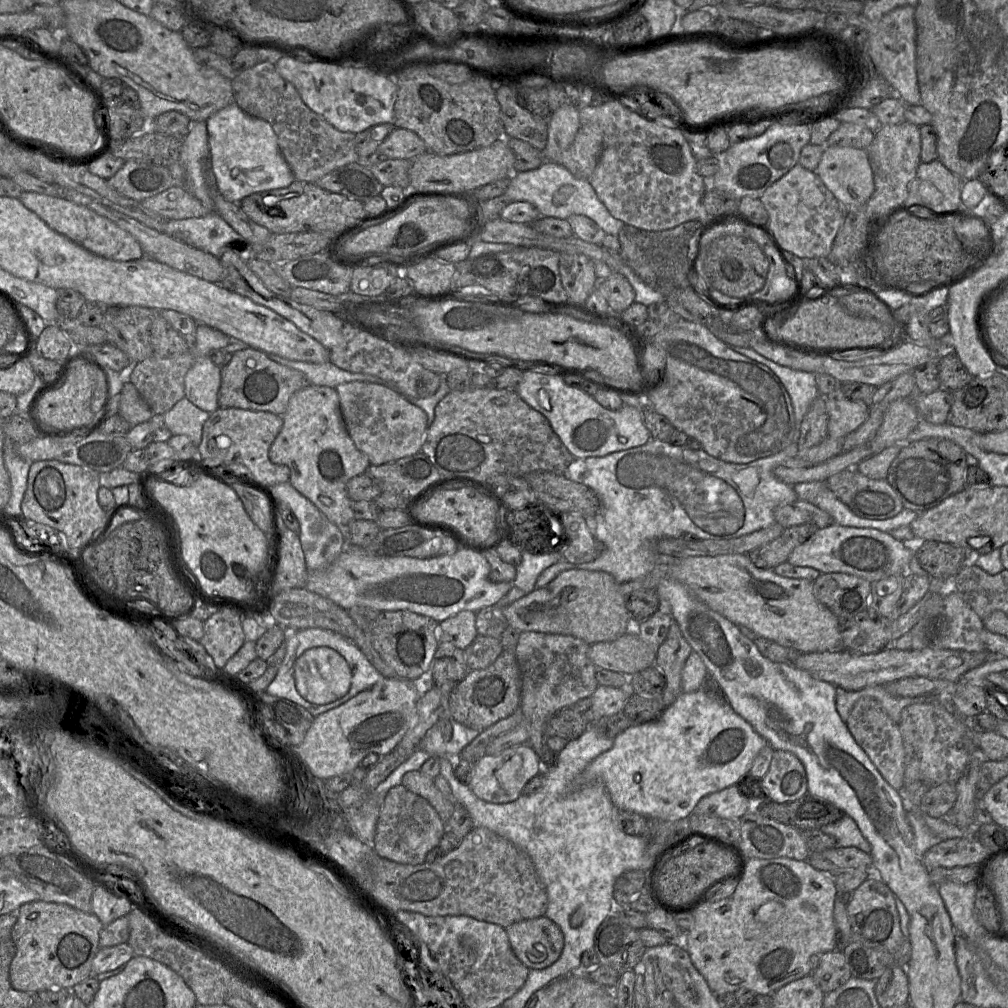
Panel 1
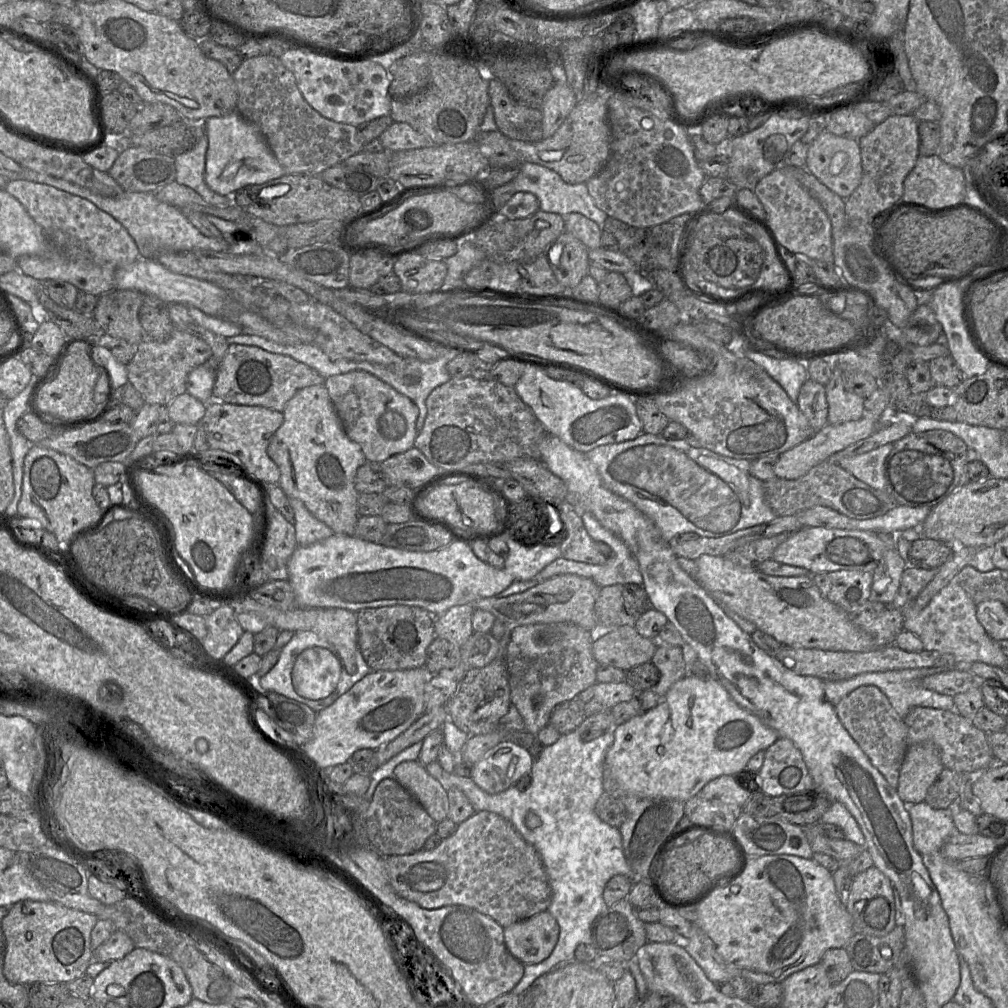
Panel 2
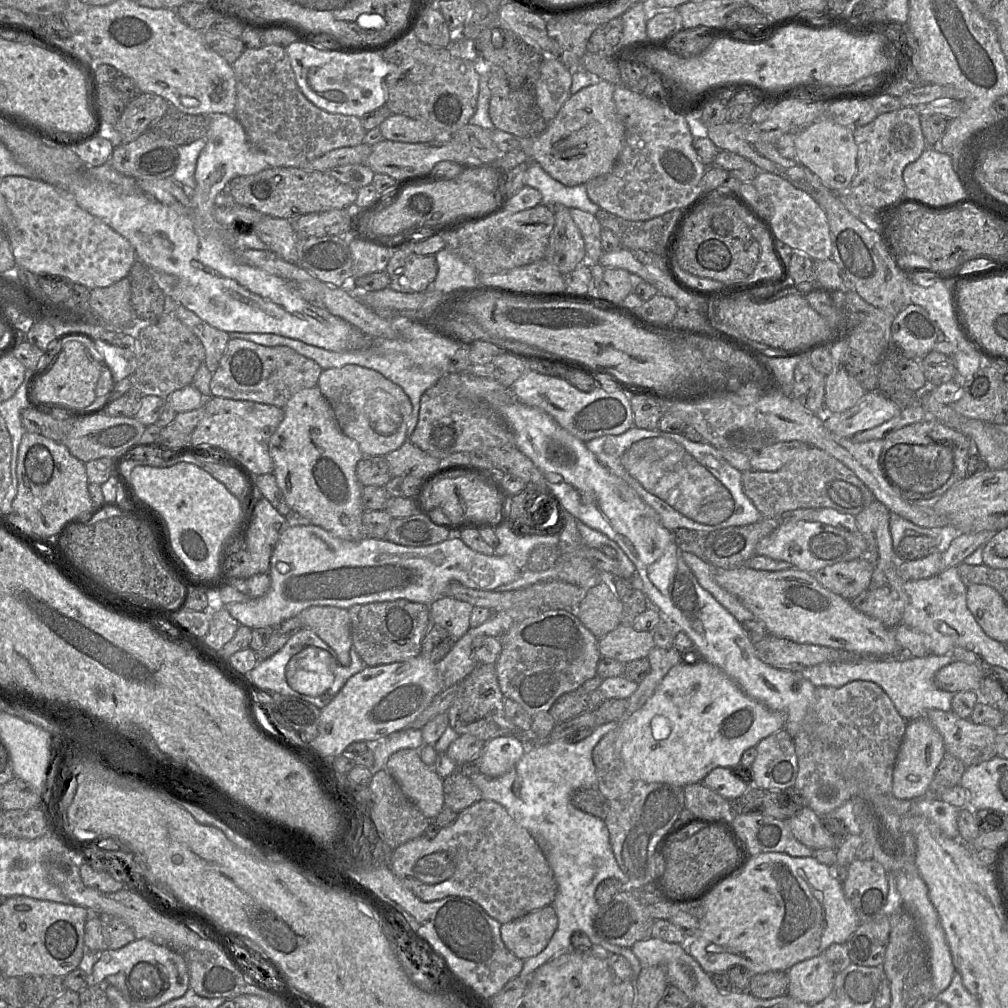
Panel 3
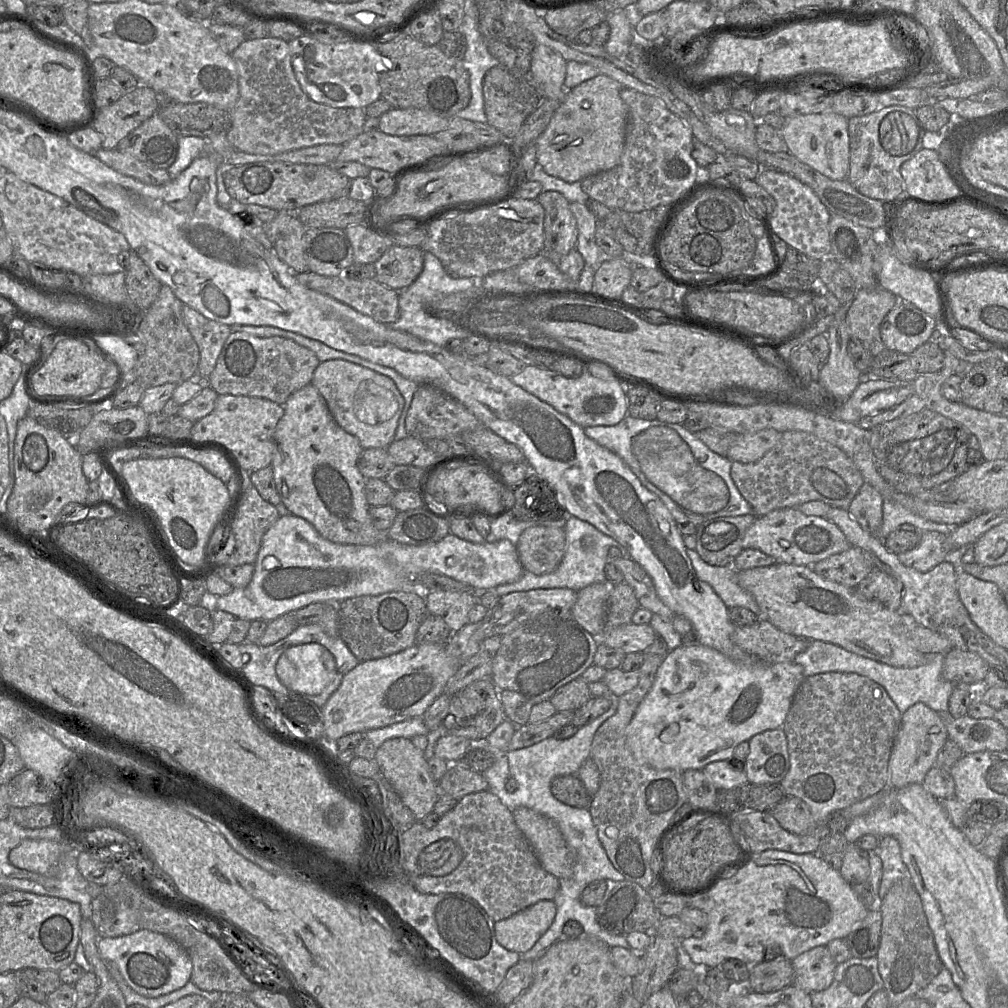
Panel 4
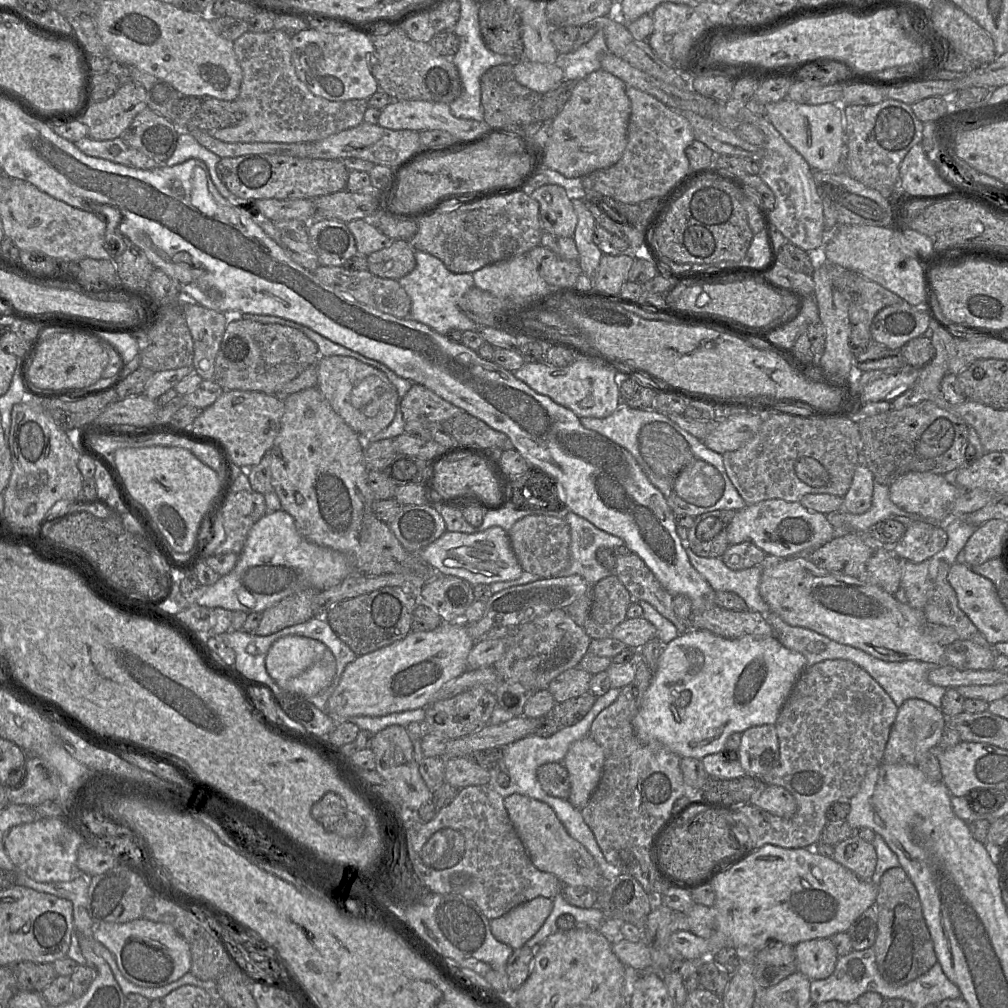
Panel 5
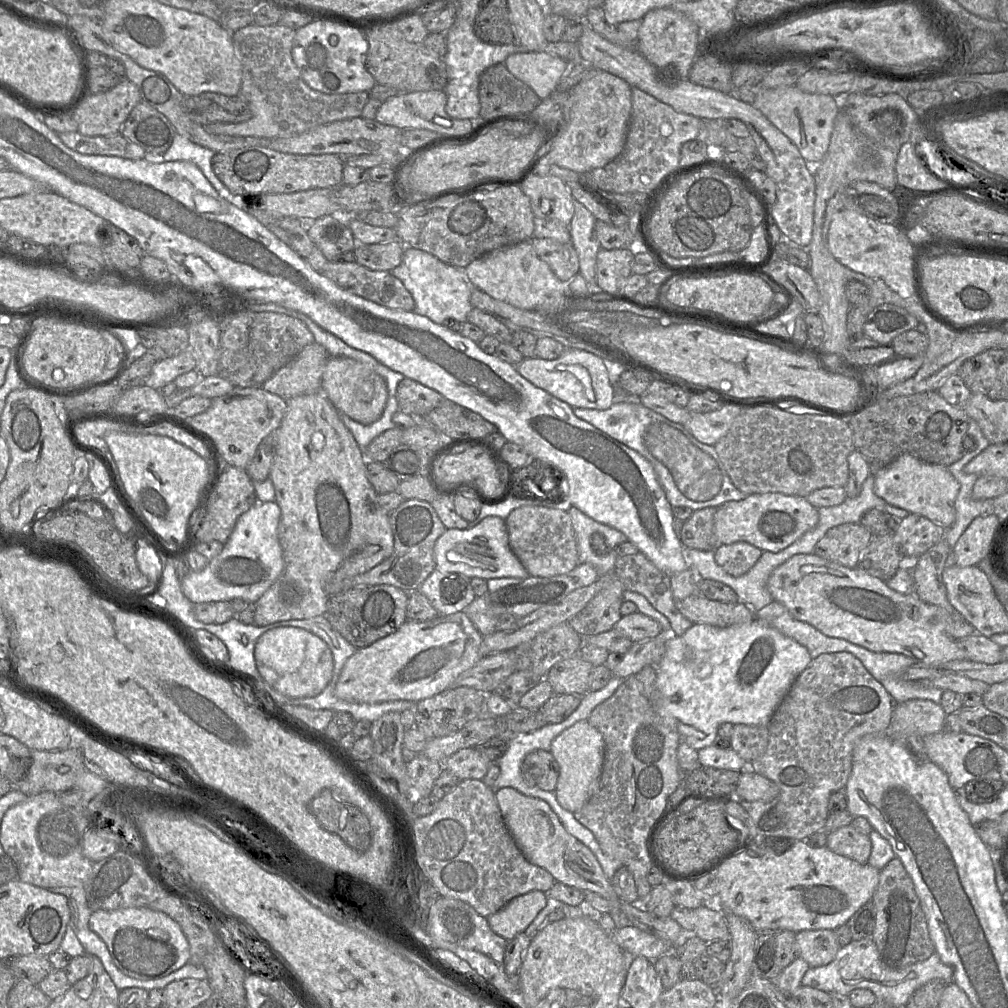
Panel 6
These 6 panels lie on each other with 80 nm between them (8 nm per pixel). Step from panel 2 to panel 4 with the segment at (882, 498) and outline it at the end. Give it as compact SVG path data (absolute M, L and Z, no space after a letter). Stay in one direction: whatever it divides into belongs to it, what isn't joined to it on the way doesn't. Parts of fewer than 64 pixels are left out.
M802 431L781 433L779 442L756 462L732 461L730 475L743 498L751 506L755 517L766 515L776 509L797 507L809 501L822 501L831 507L847 510L864 483L858 468L841 449Z

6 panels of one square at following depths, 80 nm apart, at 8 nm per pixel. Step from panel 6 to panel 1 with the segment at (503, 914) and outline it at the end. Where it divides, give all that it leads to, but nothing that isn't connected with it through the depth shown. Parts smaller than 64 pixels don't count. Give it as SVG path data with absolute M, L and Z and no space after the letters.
M545 915L513 923L505 929L514 954L529 969L551 966L563 951L561 930Z

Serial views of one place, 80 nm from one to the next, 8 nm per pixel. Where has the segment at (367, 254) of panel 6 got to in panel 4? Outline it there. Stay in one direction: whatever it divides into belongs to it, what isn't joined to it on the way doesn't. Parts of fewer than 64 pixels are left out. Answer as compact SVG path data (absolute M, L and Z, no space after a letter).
M390 244L386 252L374 263L375 279L396 291L408 287L423 270L423 253L420 247Z

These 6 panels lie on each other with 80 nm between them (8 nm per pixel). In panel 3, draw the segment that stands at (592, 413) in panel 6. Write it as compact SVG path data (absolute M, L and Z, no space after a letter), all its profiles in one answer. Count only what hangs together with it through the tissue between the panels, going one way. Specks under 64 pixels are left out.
M635 425L620 435L606 435L586 442L587 448L611 473L624 480L658 514L662 525L669 531L689 528L713 531L730 526L755 523L761 513L744 493L741 472L729 464L720 451L707 442L692 442L684 436L663 432L658 428L646 430Z

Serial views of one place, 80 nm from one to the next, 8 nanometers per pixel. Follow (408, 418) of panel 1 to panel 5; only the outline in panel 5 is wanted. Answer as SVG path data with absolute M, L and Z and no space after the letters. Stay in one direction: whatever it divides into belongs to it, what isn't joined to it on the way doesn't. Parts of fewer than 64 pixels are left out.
M347 356L320 357L317 370L317 388L329 401L333 410L364 442L369 441L391 424L401 399L396 388L383 372Z

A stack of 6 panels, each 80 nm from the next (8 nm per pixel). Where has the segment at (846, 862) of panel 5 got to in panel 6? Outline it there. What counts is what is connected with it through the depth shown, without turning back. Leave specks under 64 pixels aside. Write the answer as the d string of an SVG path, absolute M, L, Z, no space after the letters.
M847 825L828 834L827 847L834 853L848 857L860 864L867 864L872 844L869 835Z

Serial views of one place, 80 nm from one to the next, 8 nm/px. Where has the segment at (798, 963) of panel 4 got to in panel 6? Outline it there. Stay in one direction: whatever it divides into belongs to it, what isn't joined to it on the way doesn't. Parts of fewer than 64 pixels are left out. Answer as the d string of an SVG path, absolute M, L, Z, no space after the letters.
M803 930L796 933L797 955L805 960L809 967L825 966L832 962L839 950L839 944L836 940L833 930Z

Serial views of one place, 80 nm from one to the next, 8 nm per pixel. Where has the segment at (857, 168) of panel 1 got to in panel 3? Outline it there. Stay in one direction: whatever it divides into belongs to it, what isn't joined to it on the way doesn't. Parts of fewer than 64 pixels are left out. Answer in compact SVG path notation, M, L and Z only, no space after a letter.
M823 116L794 135L797 161L816 174L831 191L847 191L857 170L853 130Z

